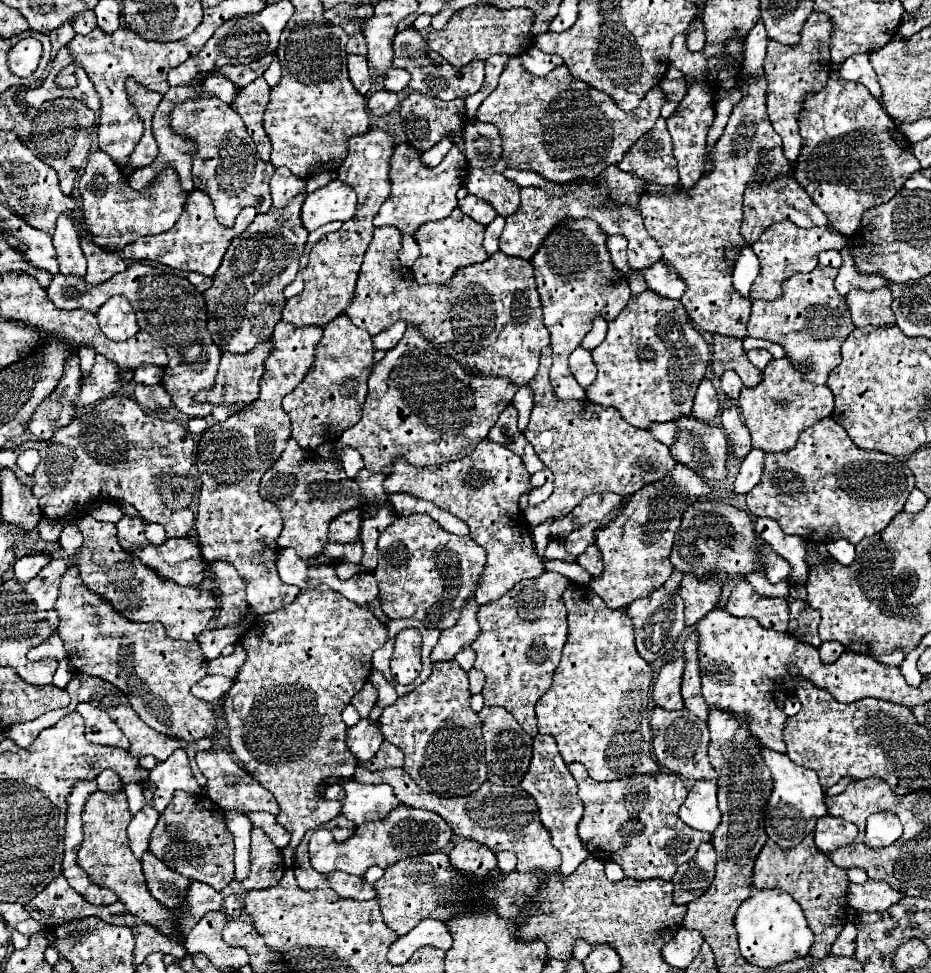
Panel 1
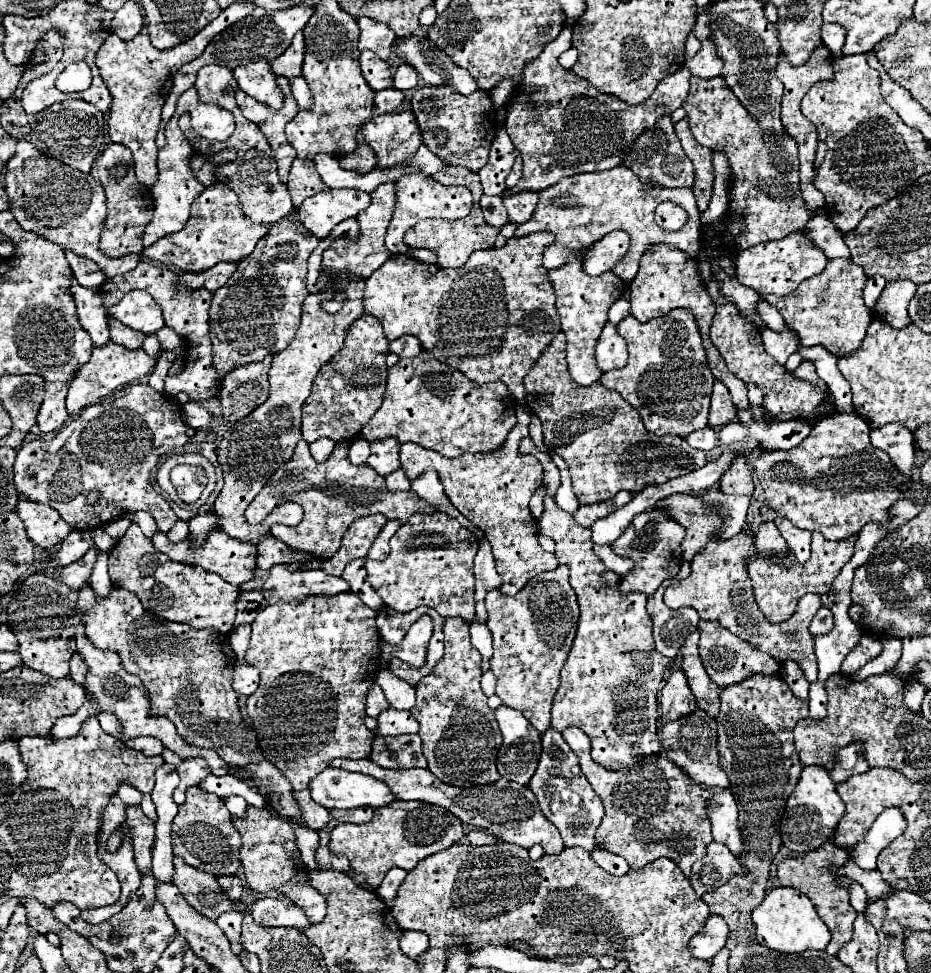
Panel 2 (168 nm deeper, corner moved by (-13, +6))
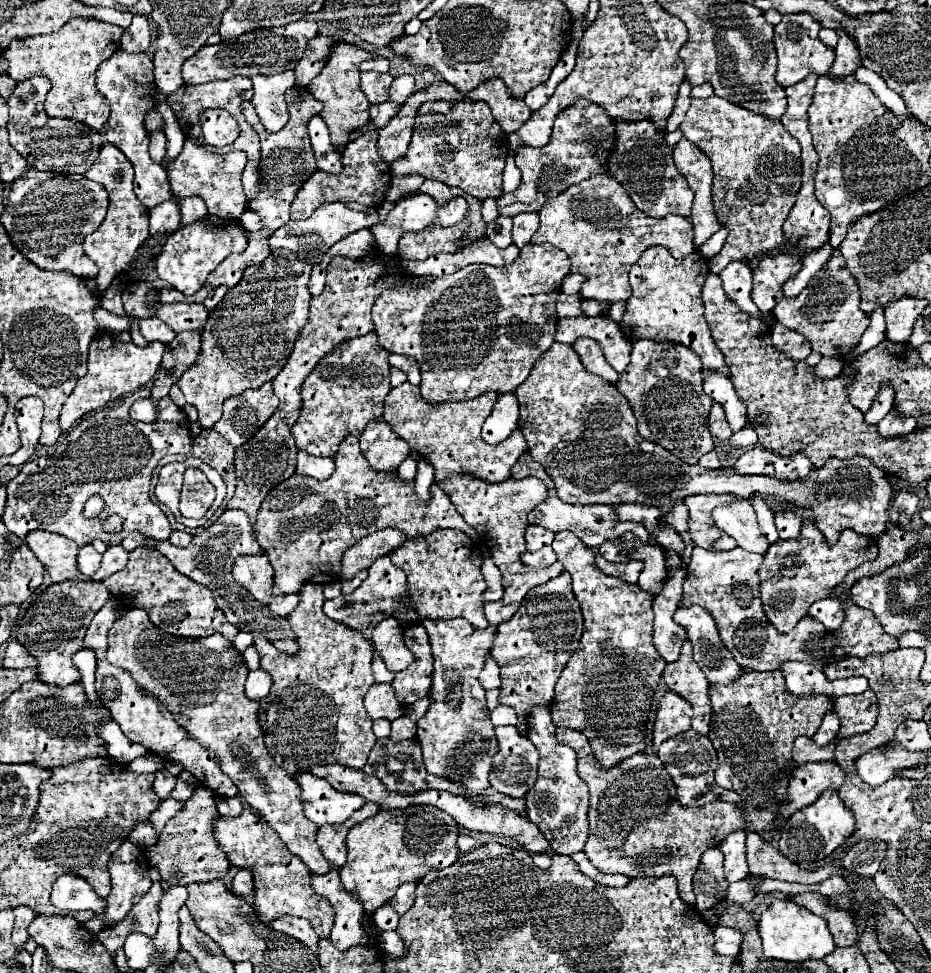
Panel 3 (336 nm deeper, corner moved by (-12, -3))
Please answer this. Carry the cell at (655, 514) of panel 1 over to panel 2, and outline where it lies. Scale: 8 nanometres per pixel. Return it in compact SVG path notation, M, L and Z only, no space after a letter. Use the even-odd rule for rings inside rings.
M651 510L645 514L637 514L637 518L633 518L633 522L625 528L625 534L621 534L621 538L617 538L617 542L611 544L611 550L615 554L631 558L635 562L635 568L627 576L623 576L619 590L623 594L643 592L649 596L665 580L675 578L681 568L681 562L683 562L683 556L681 556L681 540L683 538L685 538L685 530L677 522L667 518L665 512Z

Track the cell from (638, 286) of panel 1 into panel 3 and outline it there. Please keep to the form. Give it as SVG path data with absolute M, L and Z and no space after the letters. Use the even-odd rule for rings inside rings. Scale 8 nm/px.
M648 247L630 271L632 297L626 301L626 313L620 323L622 333L632 339L658 339L674 341L690 347L702 359L702 367L712 373L730 377L730 369L724 363L720 349L710 337L708 323L704 319L704 303L700 297L702 285L708 275L708 259L694 251L684 259L674 259L664 247Z

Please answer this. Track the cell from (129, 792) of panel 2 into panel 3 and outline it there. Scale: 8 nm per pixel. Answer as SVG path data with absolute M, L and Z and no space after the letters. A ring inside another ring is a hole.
M140 821L140 823L134 825L128 839L132 839L132 843L136 843L138 847L148 849L148 847L152 847L156 843L156 831L148 821Z

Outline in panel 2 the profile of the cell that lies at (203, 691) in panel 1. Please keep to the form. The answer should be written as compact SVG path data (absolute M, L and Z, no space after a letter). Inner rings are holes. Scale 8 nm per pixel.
M237 664L235 666L235 674L233 674L233 690L239 694L253 694L259 686L259 674L257 668L249 666L249 664Z

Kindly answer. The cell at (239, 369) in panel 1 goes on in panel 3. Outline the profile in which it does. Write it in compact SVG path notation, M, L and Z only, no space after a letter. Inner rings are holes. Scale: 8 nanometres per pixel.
M264 383L264 387L258 389L246 389L244 393L236 397L228 397L224 403L224 415L214 425L214 429L228 439L234 447L248 441L262 425L264 421L276 411L278 399L272 393L270 383Z

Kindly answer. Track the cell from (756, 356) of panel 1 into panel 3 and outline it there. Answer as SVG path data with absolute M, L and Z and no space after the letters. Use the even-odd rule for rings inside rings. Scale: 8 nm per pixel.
M776 323L772 327L772 347L792 361L804 361L810 355L810 343L796 331Z

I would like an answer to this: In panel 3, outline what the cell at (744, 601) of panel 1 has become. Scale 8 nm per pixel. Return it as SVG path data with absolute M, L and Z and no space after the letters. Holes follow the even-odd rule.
M806 519L802 523L802 537L778 541L768 547L764 561L758 569L760 577L760 599L768 621L780 631L788 633L808 613L808 607L816 599L824 599L832 589L842 583L844 575L864 561L872 561L878 555L874 539L856 535L854 531L842 531L836 545L828 545L820 529Z

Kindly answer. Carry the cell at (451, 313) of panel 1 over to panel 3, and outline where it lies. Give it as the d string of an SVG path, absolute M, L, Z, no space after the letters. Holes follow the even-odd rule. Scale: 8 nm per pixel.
M528 243L520 249L518 259L506 267L466 265L452 275L422 281L418 287L408 277L404 283L382 291L372 307L378 343L390 353L410 355L418 361L422 371L420 391L422 397L432 403L444 399L476 399L488 391L498 395L514 393L530 375L534 361L554 343L558 323L556 299L560 283L568 275L568 267L570 263L564 251L550 243Z

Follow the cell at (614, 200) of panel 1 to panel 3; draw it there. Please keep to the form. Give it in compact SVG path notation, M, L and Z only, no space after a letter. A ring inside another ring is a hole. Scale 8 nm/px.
M610 173L594 175L568 187L558 197L552 197L540 209L540 227L530 243L552 243L570 259L570 273L588 275L588 285L582 287L586 299L626 301L630 297L628 273L640 259L646 247L662 245L676 259L684 259L694 251L692 223L682 215L666 215L654 219L632 203L624 187Z

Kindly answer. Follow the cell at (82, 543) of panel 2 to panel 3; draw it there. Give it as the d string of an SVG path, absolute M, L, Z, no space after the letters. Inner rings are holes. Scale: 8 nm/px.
M92 545L80 547L80 549L78 549L78 555L76 555L78 573L82 573L86 579L90 579L92 573L96 571L96 567L100 565L100 559L102 559L102 555L100 555Z

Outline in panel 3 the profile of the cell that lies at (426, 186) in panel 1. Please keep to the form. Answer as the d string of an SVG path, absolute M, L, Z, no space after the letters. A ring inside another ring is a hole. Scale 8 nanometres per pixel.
M416 193L416 195L408 195L402 197L400 201L396 201L396 205L390 209L390 213L386 215L384 221L376 223L370 231L376 237L376 245L384 255L396 255L398 251L398 241L404 233L408 231L422 231L426 227L452 227L456 223L460 223L464 217L468 215L468 203L464 197L452 197L448 203L438 205L434 197L424 195L424 193Z

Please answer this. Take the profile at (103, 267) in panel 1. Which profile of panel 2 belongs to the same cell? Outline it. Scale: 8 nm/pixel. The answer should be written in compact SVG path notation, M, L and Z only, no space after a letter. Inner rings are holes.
M17 140L17 152L5 168L5 192L9 196L9 210L23 230L49 238L63 250L73 250L79 256L91 258L107 278L125 274L139 264L141 256L137 254L107 258L99 250L99 234L105 222L105 190L91 174L45 156L27 140Z

